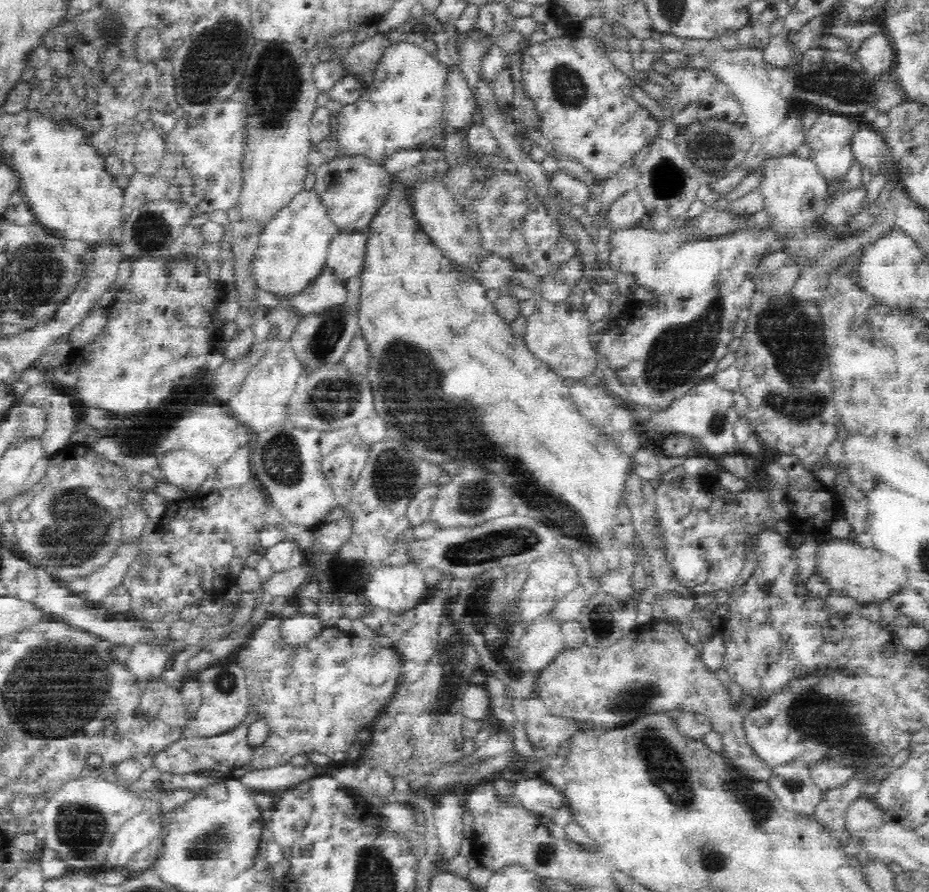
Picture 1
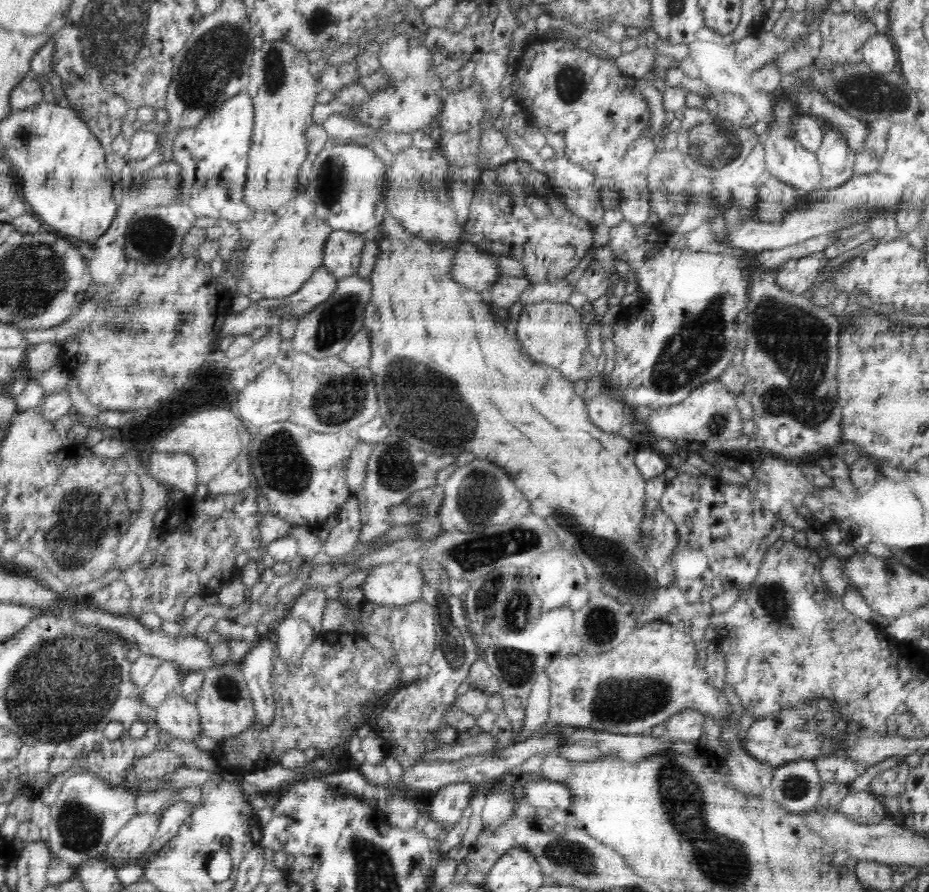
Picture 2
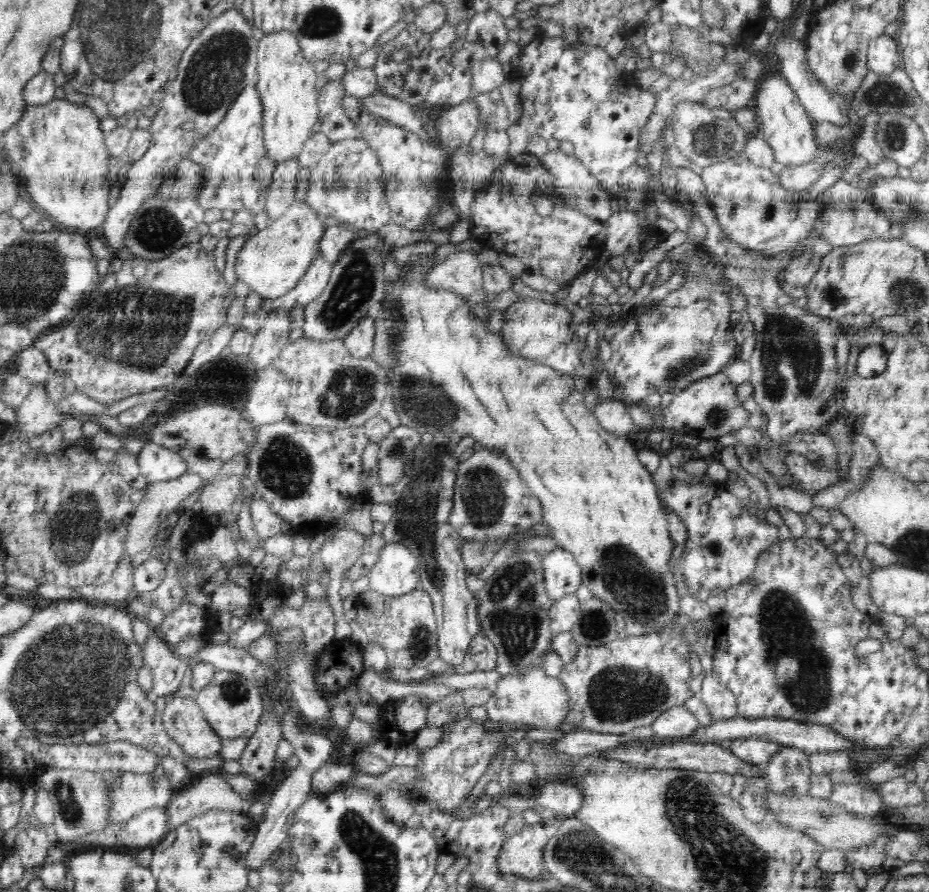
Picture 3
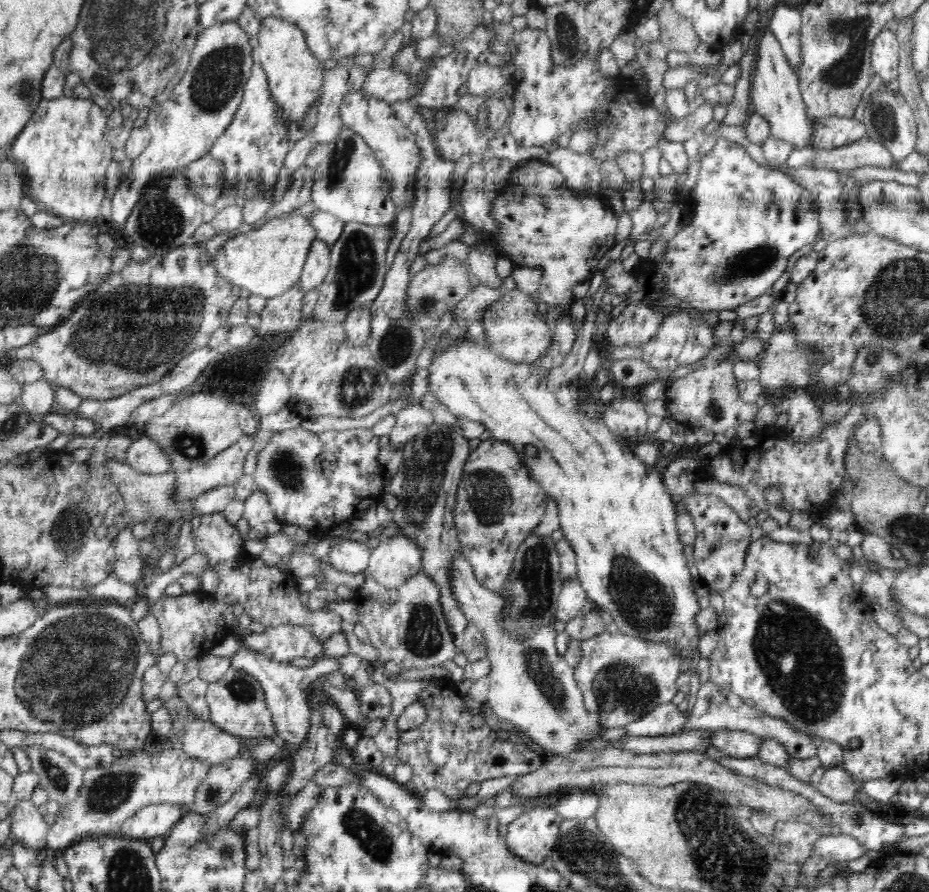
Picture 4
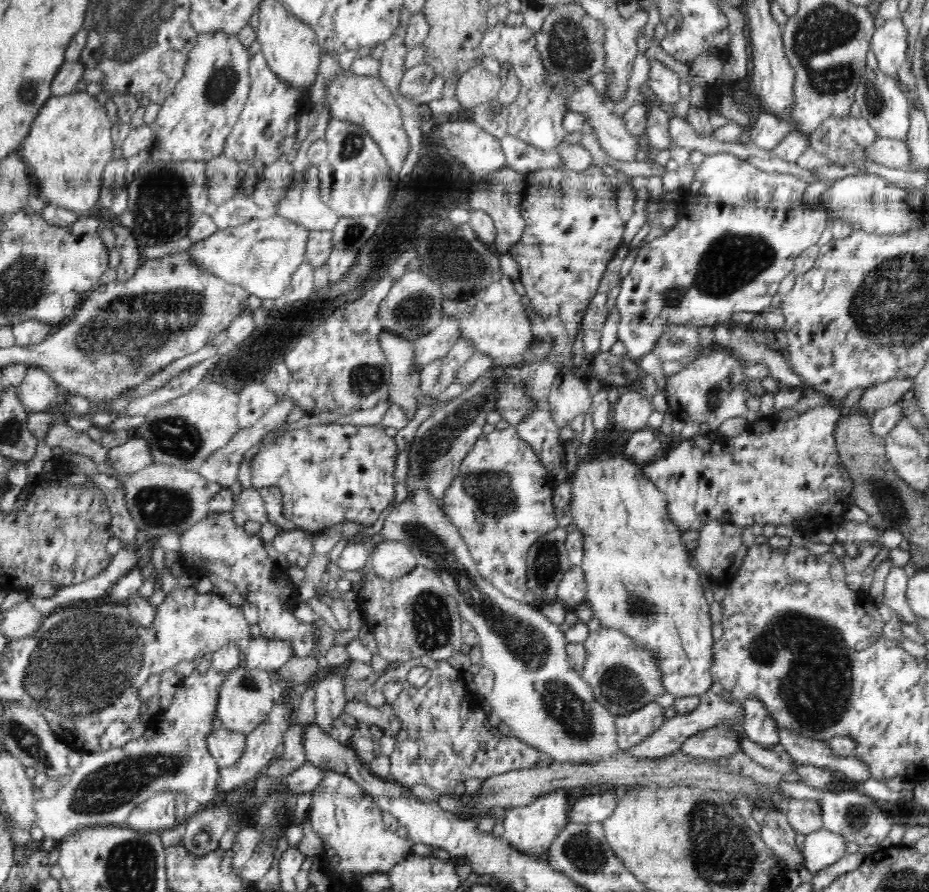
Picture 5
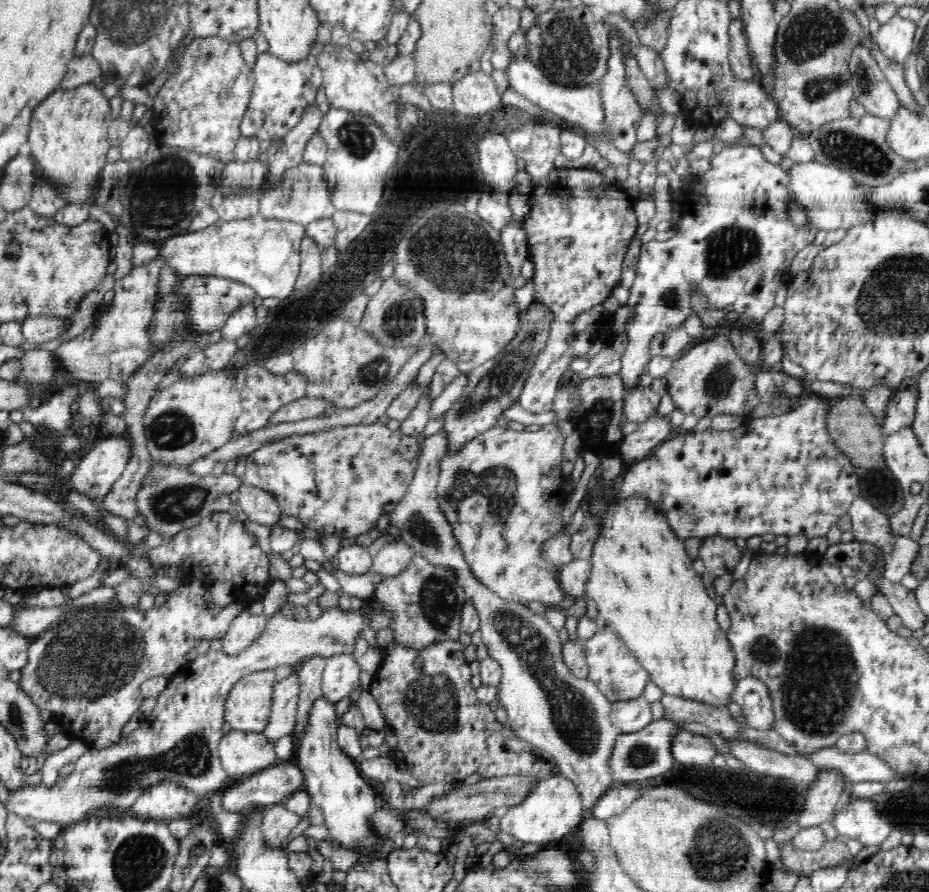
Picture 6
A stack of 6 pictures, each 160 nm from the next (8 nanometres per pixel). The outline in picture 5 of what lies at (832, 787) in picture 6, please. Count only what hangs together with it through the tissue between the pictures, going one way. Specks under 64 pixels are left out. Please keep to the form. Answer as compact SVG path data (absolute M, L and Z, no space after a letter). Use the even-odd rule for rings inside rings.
M792 799L788 802L786 817L790 827L804 837L823 828L822 807L810 799Z

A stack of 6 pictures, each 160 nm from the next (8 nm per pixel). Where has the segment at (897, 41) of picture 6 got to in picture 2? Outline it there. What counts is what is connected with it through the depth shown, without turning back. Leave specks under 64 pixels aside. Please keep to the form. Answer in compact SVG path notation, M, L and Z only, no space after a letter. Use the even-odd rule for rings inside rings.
M883 32L866 39L863 60L875 73L889 73L898 69L897 50Z

